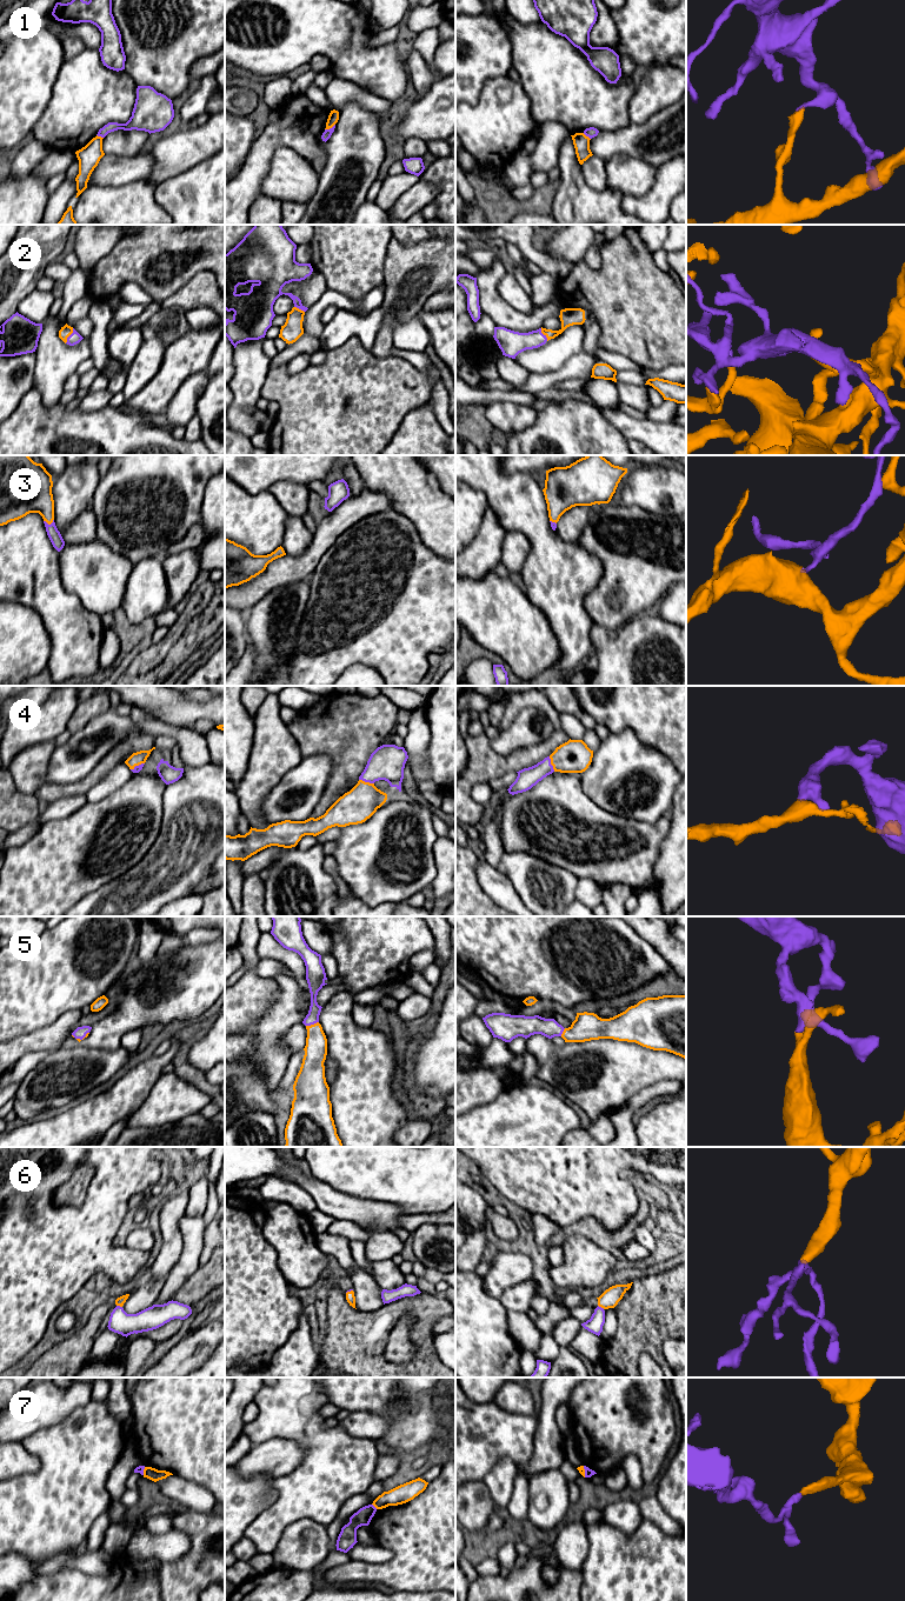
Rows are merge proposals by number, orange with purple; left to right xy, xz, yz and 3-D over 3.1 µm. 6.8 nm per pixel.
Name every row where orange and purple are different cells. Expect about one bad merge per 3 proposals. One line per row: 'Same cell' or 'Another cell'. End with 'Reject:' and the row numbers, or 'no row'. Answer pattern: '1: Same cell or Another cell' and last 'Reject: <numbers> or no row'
1: Another cell
2: Same cell
3: Same cell
4: Same cell
5: Same cell
6: Same cell
7: Another cell
Reject: 1, 7

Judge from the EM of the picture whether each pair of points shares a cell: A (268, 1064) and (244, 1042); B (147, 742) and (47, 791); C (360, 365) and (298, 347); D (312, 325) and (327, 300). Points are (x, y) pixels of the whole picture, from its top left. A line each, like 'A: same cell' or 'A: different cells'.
A: same cell
B: same cell
C: different cells
D: same cell

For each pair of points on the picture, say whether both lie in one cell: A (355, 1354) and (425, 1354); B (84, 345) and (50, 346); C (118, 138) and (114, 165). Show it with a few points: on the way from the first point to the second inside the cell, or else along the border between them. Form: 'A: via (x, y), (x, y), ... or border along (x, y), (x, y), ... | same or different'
A: via (373, 1365), (407, 1365) | same
B: via (75, 351), (58, 351) | same
C: border along (140, 152), (131, 157), (105, 154) | different

